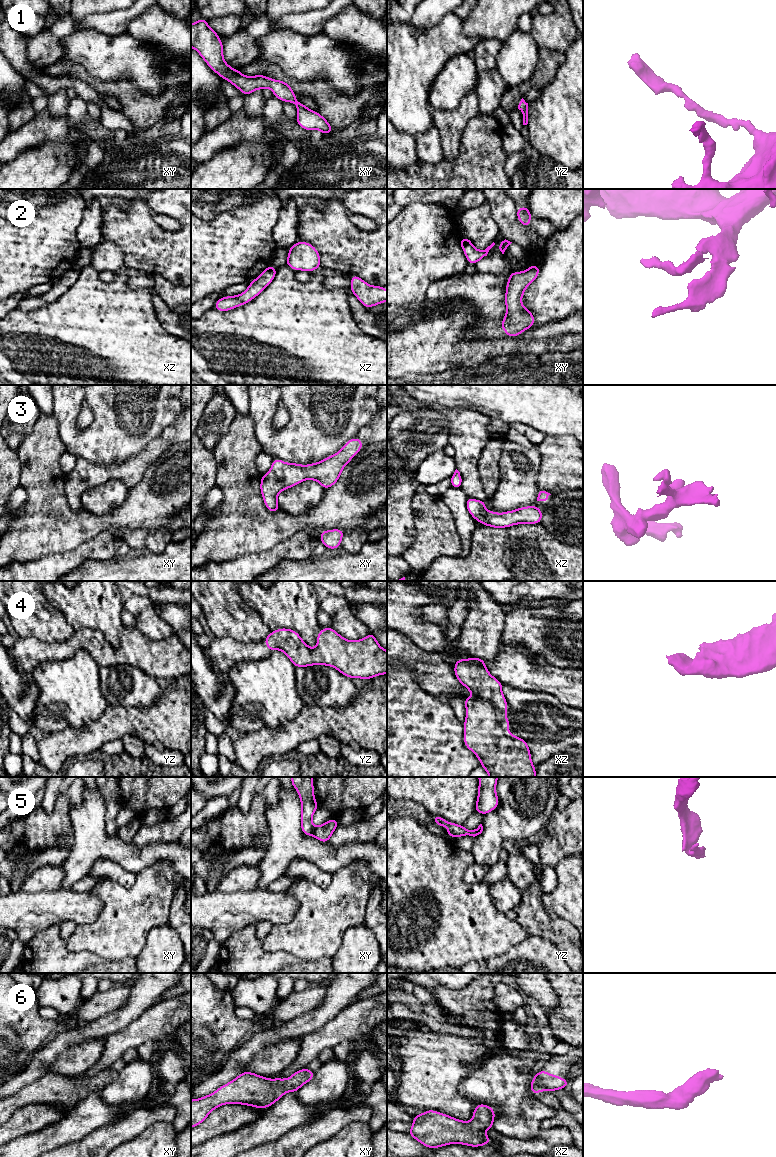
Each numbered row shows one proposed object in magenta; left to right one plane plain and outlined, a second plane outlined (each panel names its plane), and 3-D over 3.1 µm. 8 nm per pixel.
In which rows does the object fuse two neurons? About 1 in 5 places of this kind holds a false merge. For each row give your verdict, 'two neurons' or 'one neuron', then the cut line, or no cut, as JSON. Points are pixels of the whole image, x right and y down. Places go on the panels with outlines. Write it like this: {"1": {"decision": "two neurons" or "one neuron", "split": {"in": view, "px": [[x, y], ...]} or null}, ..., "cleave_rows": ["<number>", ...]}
{"1": {"decision": "one neuron", "split": null}, "2": {"decision": "one neuron", "split": null}, "3": {"decision": "one neuron", "split": null}, "4": {"decision": "one neuron", "split": null}, "5": {"decision": "two neurons", "split": {"in": "xy", "px": [[314, 828], [311, 835]]}}, "6": {"decision": "one neuron", "split": null}, "cleave_rows": ["5"]}

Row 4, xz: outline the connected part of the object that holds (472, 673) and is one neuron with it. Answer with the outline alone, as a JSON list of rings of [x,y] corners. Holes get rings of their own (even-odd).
[[[480,658],[457,659],[454,673],[458,681],[473,696],[463,698],[466,707],[464,745],[479,759],[489,777],[536,777],[536,768],[526,741],[514,736],[507,728],[511,721],[505,717],[508,703],[502,693],[503,684],[493,677]]]

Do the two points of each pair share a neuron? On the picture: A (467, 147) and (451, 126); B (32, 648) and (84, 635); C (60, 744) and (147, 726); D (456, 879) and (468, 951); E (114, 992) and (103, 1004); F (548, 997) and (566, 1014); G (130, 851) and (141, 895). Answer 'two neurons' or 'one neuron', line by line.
A: two neurons
B: one neuron
C: one neuron
D: one neuron
E: one neuron
F: two neurons
G: two neurons

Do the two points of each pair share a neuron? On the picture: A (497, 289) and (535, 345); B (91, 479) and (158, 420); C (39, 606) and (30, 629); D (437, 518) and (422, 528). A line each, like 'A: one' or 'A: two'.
A: two
B: two
C: one
D: one

